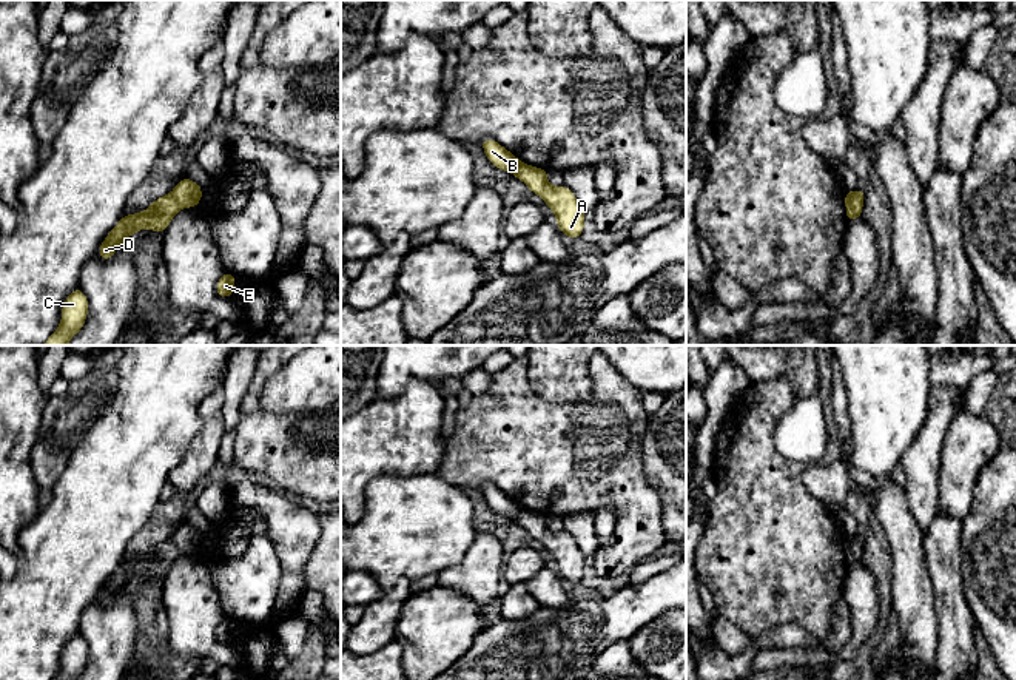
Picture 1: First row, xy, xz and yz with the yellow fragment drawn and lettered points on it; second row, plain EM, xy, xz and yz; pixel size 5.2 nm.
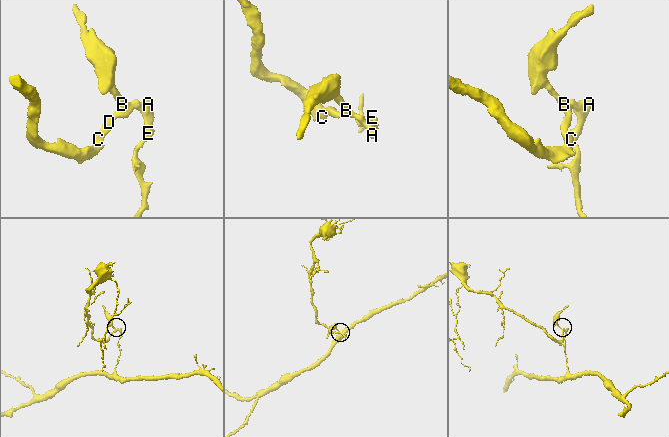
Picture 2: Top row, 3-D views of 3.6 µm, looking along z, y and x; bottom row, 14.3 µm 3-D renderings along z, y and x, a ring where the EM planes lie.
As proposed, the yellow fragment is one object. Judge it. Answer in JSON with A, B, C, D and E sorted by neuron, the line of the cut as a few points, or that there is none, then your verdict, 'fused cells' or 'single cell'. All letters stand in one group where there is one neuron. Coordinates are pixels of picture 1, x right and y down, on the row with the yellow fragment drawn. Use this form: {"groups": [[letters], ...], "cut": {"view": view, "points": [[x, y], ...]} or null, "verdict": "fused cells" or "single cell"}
{"groups": [["A", "E"], ["B", "C", "D"]], "cut": {"view": "xy", "points": [[170, 193], [181, 207]]}, "verdict": "fused cells"}

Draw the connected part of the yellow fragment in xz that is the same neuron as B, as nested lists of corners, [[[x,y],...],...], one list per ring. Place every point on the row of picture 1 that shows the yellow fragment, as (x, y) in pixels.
[[[483,139],[481,146],[489,159],[489,162],[500,170],[507,171],[509,174],[516,176],[523,167],[523,162],[507,151],[503,145],[500,145],[493,139]]]

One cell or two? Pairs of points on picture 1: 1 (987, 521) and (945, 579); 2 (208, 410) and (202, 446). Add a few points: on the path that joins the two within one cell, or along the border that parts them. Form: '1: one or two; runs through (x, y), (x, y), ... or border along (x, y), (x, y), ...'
1: two; border along (961, 521), (961, 582), (965, 594)
2: one; runs through (208, 420), (208, 437)

